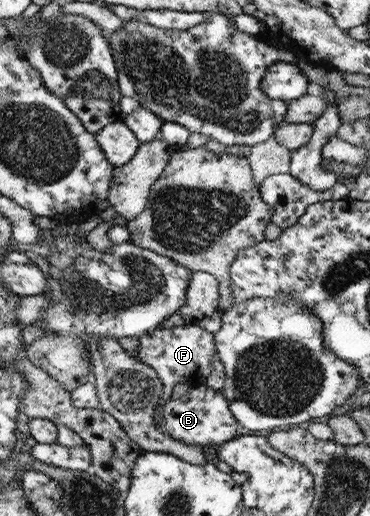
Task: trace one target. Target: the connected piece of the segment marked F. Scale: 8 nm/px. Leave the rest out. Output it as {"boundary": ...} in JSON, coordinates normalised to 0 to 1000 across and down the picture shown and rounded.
{"boundary":[[[486,630],[465,636],[427,636],[405,647],[376,655],[378,669],[370,696],[408,709],[432,731],[441,746],[441,767],[432,781],[449,781],[470,748],[503,744],[514,750],[554,746],[573,717],[573,690],[584,686],[578,651],[535,630]]]}

